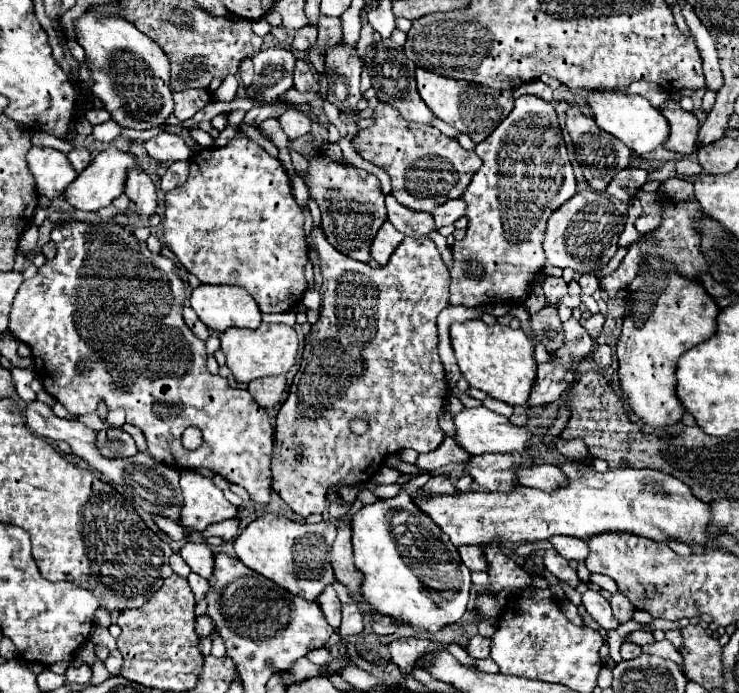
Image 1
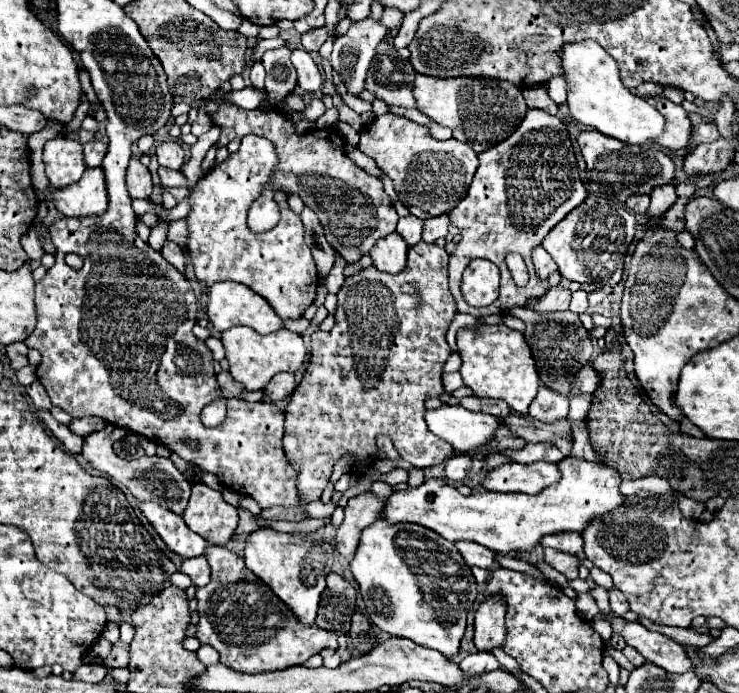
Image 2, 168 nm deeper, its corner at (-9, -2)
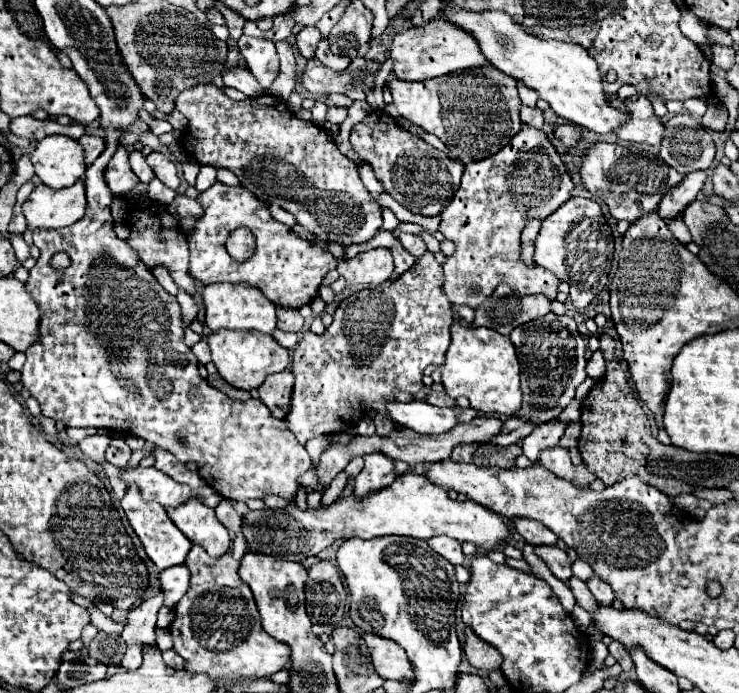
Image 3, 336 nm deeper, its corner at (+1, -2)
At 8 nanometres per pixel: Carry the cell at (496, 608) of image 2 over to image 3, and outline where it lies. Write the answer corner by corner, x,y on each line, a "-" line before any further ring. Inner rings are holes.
466,629
464,653
466,653
468,663
476,669
482,669
482,671
498,671
502,665
500,653
494,647
480,643
480,639
476,639
476,635
472,635
468,629

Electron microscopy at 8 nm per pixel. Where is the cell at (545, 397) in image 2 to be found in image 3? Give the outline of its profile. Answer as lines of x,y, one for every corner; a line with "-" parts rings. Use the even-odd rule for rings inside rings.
510,417
508,421
504,421
500,433
496,437
492,437
488,443
498,445
498,447
508,447
512,443
520,443
532,429
534,429
532,423
524,423
524,419

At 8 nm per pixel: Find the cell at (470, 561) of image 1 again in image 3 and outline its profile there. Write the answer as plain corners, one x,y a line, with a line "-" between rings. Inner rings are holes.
432,537
426,543
430,545
430,549
434,553
448,559
452,565
462,565
464,559
466,559
462,549
460,549
460,543
456,539
452,539
452,537

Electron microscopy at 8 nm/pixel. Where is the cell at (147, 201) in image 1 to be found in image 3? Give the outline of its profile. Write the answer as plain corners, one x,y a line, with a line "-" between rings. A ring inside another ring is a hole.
122,145
116,149
112,159
108,161
108,167
104,171
104,181
114,195
126,195
140,181
136,179
136,175
132,175
132,169
128,163
128,151

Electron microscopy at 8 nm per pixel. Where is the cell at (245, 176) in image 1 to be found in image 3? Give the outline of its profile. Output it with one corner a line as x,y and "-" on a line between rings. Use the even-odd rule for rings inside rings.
214,183
208,191
200,193
200,205
204,207
204,217
198,219
192,235
188,235
190,245
190,273
202,281
210,283
250,283
258,287
274,305
298,309
312,303
318,297
322,277
336,267
332,253
318,245
298,237
288,225
272,219
268,207
260,203
254,195
244,191
244,187
228,187
-
238,227
250,227
256,235
256,251
248,261
234,261
224,243
228,235

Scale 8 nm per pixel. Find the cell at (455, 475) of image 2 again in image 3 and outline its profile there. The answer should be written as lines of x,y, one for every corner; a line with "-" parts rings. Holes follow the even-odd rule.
478,443
458,445
458,447
454,447
454,451
452,451
452,459
468,463
468,461
472,461
472,455
474,455
474,451
476,451
476,449
478,449

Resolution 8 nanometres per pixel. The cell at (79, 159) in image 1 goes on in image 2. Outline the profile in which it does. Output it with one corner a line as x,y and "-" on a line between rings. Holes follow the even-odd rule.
88,141
84,147
84,161
88,167
98,167
106,155
106,145
102,141

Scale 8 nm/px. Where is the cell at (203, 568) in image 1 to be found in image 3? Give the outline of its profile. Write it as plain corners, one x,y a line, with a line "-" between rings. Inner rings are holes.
176,565
160,571
158,575
160,589
164,591
164,605
174,607
188,589
188,569
184,565

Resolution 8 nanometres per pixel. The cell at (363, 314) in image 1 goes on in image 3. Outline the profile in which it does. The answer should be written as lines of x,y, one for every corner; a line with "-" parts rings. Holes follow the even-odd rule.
426,253
396,281
380,285
378,295
360,291
344,299
334,313
332,325
322,335
302,333
292,357
296,377
292,411
284,419
302,445
318,435
348,431
370,409
386,415
384,407
394,399
394,389
410,395
424,389
424,369
444,363
450,325
454,323
442,281
442,265
432,253
-
400,285
406,285
406,295
398,291

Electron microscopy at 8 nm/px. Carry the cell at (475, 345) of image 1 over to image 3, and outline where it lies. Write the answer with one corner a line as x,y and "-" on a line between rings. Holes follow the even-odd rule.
454,323
452,343
446,351
446,361
442,365
442,385
452,399
466,395
474,411
512,417
522,403
522,393
520,363
510,339
500,335
498,331
488,331
484,327
472,331
470,327

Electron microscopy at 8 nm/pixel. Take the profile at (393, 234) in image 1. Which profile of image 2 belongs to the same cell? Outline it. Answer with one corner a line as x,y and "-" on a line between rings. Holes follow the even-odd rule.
396,231
378,239
374,249
370,251
370,257
374,259
374,265
386,273
398,273
406,265
406,251
408,245
404,243
402,235

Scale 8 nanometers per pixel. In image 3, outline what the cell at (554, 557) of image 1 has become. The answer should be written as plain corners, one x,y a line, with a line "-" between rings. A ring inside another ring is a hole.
540,545
534,551
560,581
568,581
572,577
572,559
566,555
566,551
558,549
556,545

